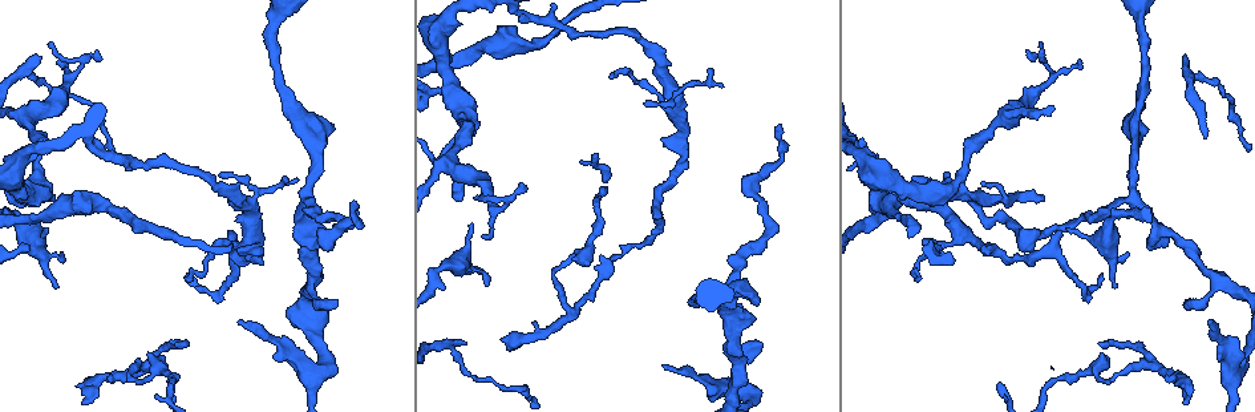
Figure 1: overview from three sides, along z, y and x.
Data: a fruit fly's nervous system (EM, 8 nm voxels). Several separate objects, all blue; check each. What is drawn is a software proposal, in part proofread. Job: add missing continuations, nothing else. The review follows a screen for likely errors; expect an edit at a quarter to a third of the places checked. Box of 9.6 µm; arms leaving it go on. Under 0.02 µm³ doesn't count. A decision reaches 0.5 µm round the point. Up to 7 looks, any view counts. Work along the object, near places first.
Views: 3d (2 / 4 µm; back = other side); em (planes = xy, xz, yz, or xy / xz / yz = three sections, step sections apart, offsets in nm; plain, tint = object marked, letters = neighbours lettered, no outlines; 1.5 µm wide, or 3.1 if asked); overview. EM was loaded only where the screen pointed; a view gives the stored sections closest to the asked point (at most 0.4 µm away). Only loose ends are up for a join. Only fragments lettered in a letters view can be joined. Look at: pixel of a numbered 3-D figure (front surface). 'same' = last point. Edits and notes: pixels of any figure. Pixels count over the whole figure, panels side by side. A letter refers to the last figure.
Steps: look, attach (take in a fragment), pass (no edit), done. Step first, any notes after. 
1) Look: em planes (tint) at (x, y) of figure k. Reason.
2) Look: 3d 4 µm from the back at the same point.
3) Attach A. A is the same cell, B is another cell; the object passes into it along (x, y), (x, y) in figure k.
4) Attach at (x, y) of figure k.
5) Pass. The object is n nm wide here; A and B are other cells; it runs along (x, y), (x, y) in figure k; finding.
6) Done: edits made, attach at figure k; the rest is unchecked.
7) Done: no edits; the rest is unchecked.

Look: 3d 2 µm at (599, 257) of figure 1. Free end.

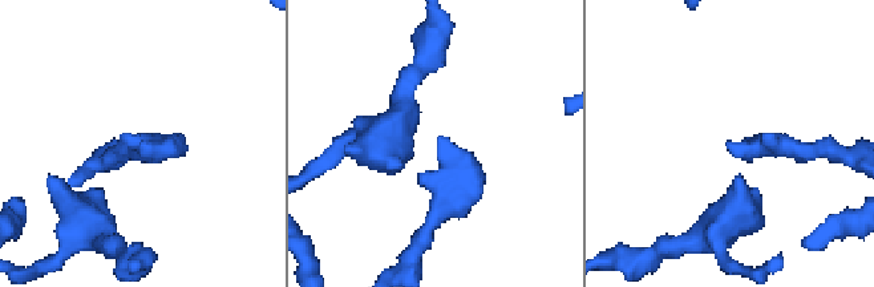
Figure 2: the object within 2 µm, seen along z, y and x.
Look: em xz step 4 (tint) at (437, 138) of figure 2. Now the EM.

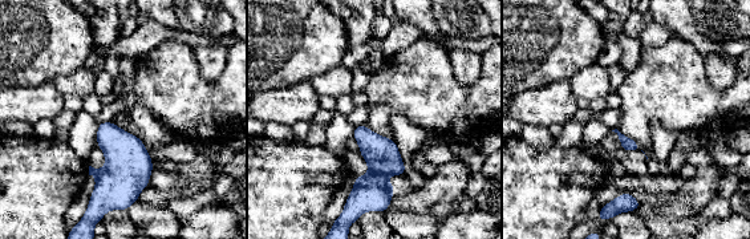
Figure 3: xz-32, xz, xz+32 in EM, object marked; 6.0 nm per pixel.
Look: em planes (letters) at the same point.

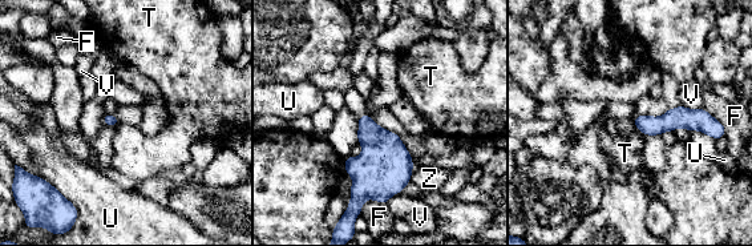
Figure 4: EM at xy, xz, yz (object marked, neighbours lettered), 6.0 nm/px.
Pass. F, T, U, V and Z are other cells; it runs along (638, 120), (702, 120), (714, 129) in figure 4; no lettered fragment goes on from it.

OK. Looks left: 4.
Look: em planes (letters) at (612, 77) of figure 1. Branch stops here.

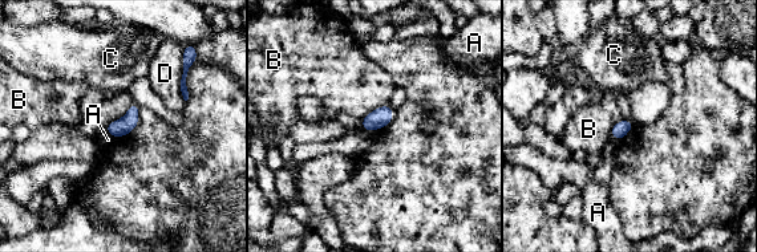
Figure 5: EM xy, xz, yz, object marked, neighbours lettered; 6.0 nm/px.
Pass. The object is 90 nm wide here; A, B, C and D are other cells; a border runs along (388, 104), (371, 110), (361, 118) in figure 5; none of them fits.

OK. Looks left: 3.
Look: 3d 2 µm at (57, 60) of figure 1. Tapers out.

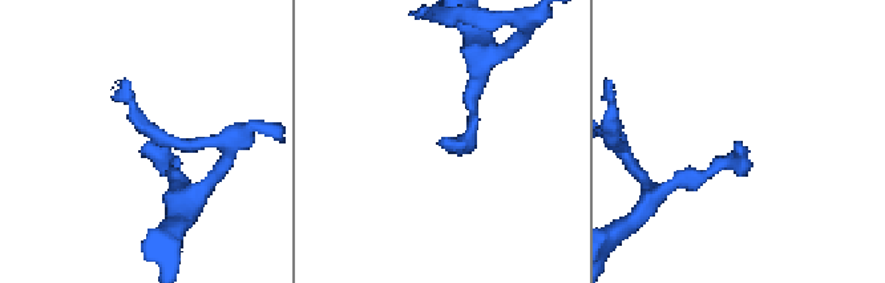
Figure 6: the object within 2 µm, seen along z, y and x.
Look: em xy step 8 (tint) at (748, 151) of figure 6.

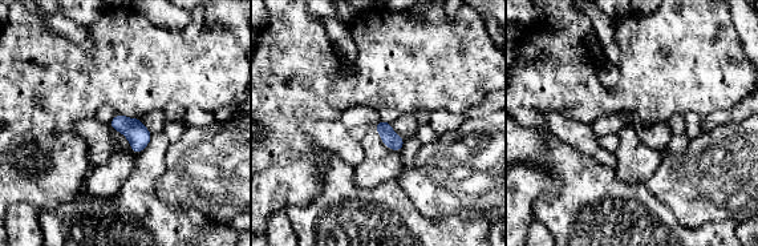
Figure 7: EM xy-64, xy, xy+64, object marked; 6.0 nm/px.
Look: em planes (letters) at the same point.

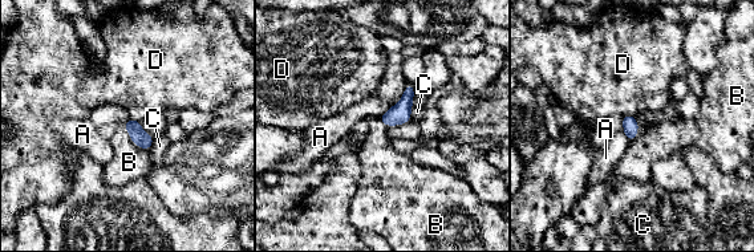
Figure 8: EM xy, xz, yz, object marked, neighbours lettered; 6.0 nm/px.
Pass. A, B, C and D are other cells; a border runs along (122, 124), (129, 138), (149, 150) in figure 8; none of them fits.

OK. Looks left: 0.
Done: no edits; the rest is unchecked.

